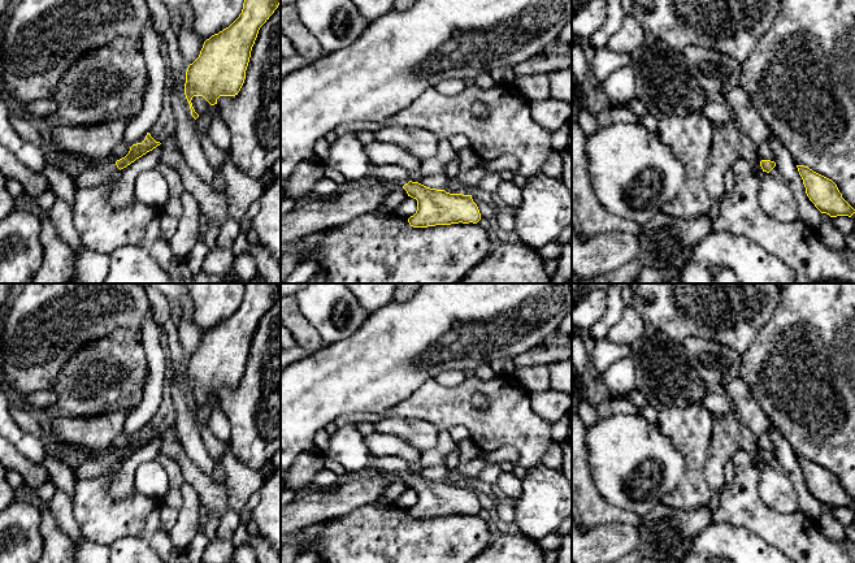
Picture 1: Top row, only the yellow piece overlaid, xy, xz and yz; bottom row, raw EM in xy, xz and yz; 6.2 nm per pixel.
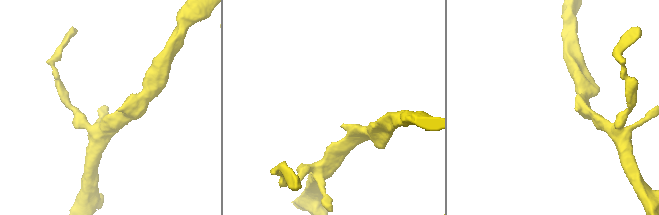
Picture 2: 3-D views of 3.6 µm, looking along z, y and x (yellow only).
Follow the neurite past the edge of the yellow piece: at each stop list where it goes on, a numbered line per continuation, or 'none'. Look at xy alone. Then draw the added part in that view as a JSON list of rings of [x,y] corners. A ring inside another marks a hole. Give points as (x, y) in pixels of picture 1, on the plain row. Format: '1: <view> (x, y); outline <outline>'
1: xy (91, 467); outline [[[101,452],[97,455],[87,455],[73,467],[77,480],[94,480],[110,473],[118,464],[120,460],[117,459],[116,452]]]

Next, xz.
1: xz (391, 466); outline [[[396,455],[372,458],[369,467],[372,467],[377,475],[392,478],[403,478],[411,472],[409,464],[403,458]]]

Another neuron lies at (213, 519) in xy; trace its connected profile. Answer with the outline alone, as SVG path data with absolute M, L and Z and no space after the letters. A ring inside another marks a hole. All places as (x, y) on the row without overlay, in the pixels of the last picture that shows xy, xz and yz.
M208 510L207 523L204 527L204 534L207 536L208 541L216 537L221 517L222 517L221 515Z

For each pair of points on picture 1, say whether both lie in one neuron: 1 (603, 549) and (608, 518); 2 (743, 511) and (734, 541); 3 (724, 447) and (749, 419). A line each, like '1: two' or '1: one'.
1: two
2: two
3: two

